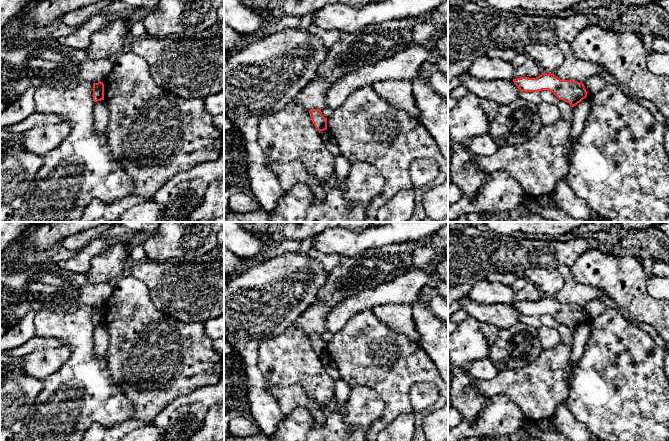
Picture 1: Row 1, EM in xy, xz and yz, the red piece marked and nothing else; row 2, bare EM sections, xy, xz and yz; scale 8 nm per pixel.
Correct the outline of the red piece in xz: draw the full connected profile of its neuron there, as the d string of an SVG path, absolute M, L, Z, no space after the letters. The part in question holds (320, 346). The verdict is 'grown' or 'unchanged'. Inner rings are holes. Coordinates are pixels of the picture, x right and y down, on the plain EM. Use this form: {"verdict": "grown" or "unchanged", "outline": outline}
{"verdict": "unchanged", "outline": "M321 333L309 334L309 338L310 338L311 344L312 344L316 354L319 357L321 355L327 354L327 342L325 342L321 338Z"}

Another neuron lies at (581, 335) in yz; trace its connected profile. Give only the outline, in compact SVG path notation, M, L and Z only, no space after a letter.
M586 321L580 327L573 331L574 342L572 345L572 354L565 374L568 383L571 379L572 369L581 359L590 335L591 329L588 321Z

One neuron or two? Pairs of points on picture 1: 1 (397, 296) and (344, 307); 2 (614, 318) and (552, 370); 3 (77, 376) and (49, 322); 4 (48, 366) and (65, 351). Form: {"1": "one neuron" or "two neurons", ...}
{"1": "one neuron", "2": "two neurons", "3": "one neuron", "4": "one neuron"}

